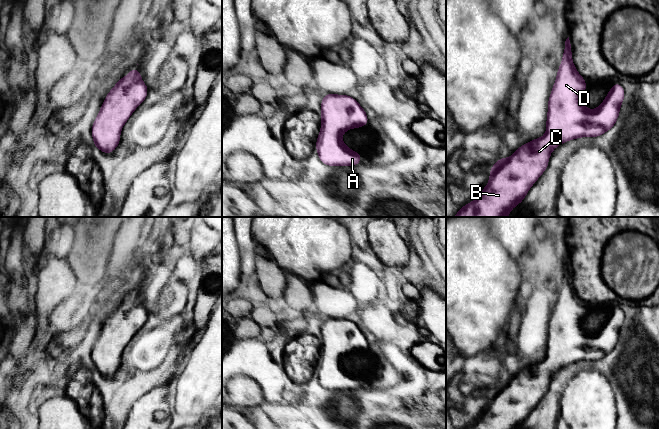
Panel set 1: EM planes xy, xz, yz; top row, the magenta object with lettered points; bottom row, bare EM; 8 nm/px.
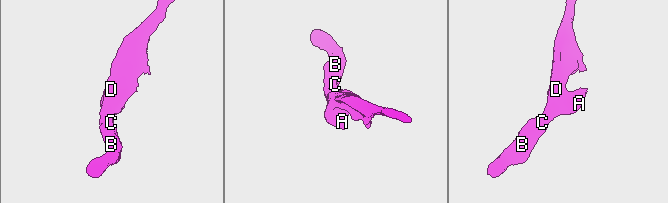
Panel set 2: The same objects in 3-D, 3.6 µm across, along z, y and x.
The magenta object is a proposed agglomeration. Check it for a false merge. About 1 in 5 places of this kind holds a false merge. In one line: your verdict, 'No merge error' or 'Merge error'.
No merge error

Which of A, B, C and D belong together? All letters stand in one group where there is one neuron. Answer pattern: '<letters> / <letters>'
A B C D

